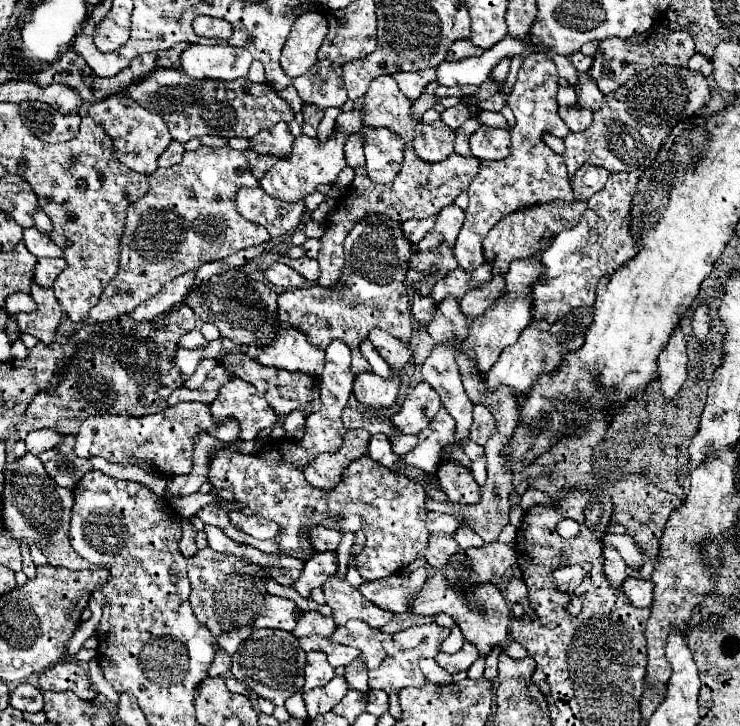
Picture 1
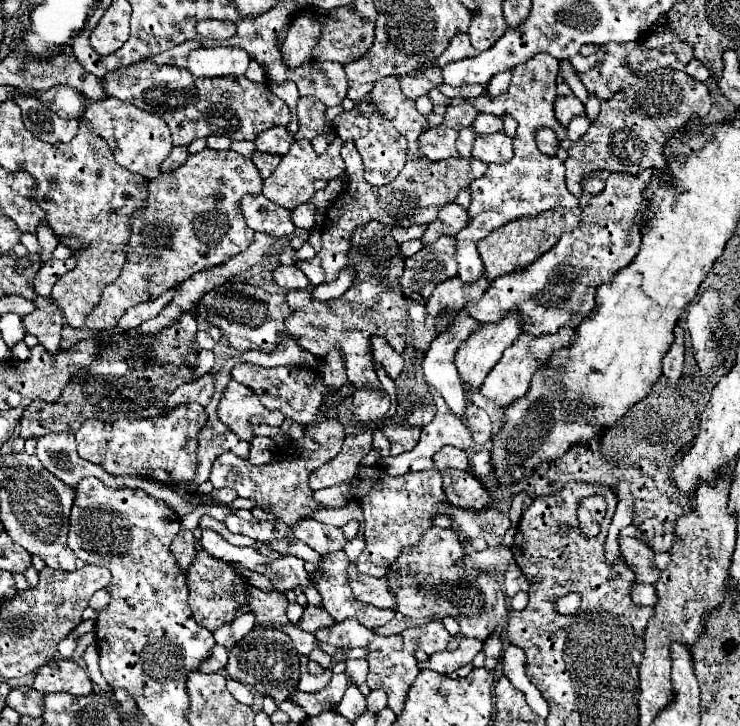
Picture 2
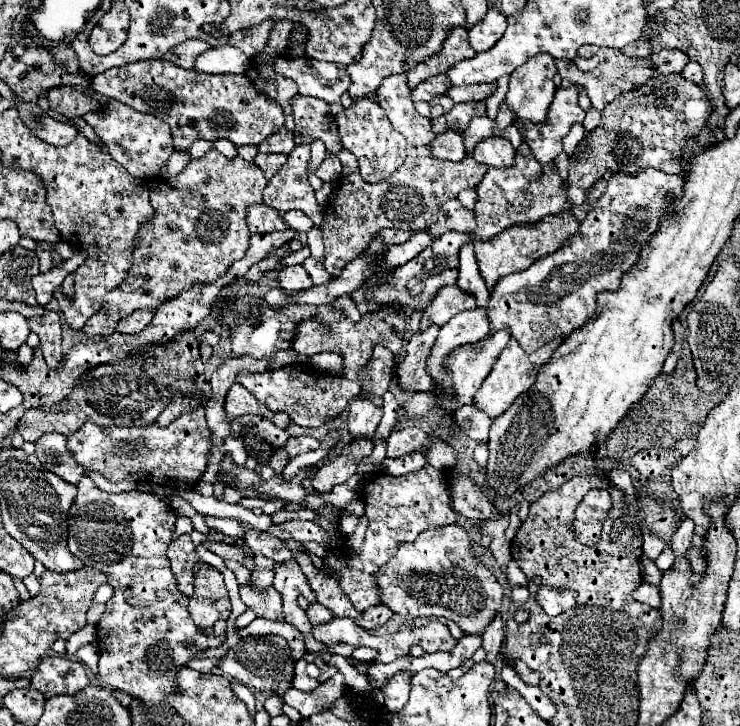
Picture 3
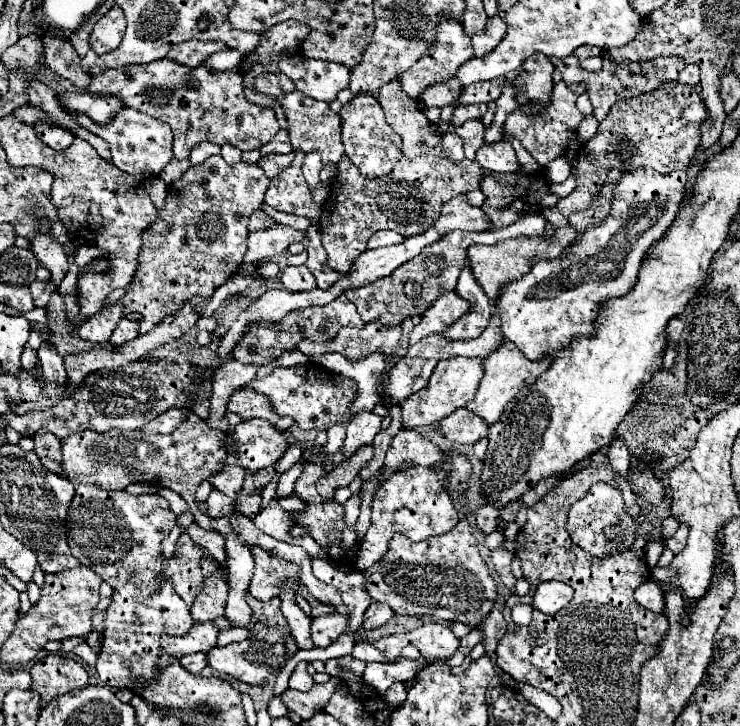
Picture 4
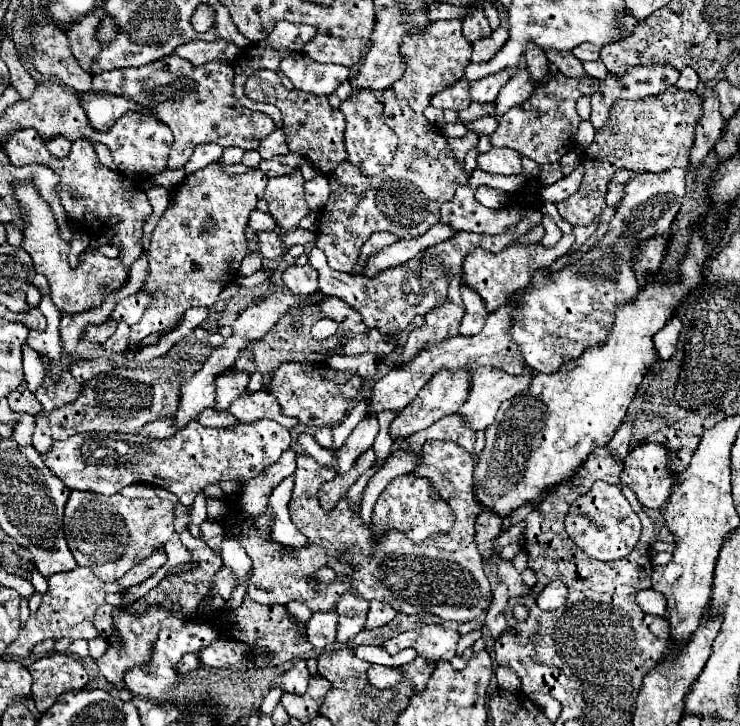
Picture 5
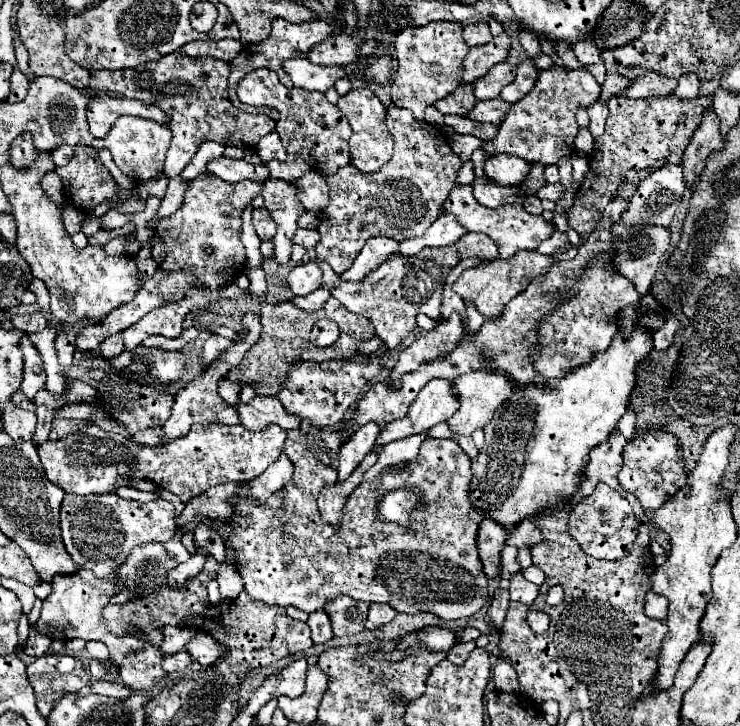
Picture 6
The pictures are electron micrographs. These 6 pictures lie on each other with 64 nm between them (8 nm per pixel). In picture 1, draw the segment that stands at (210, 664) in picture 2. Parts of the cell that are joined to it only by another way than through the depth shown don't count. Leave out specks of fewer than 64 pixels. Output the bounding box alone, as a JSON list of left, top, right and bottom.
[208,650,232,678]

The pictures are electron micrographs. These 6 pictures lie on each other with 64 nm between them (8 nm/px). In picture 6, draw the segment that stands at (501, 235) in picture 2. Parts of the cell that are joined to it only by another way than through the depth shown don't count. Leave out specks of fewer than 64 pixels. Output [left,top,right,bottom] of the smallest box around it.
[452,250,564,318]

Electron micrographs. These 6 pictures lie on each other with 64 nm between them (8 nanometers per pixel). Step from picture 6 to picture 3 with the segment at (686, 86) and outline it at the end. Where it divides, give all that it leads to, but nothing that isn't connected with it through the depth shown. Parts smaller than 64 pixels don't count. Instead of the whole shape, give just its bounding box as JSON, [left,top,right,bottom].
[682,62,704,84]

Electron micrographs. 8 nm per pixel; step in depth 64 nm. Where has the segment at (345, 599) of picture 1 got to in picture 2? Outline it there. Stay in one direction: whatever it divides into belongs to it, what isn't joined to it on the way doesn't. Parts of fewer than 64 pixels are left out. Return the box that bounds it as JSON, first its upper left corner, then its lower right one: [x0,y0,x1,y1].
[306,550,394,628]

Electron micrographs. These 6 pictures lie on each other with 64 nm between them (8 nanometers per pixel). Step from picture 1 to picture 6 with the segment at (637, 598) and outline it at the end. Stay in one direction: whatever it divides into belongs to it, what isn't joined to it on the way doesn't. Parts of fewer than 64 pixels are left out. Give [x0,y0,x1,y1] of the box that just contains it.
[644,592,668,620]

